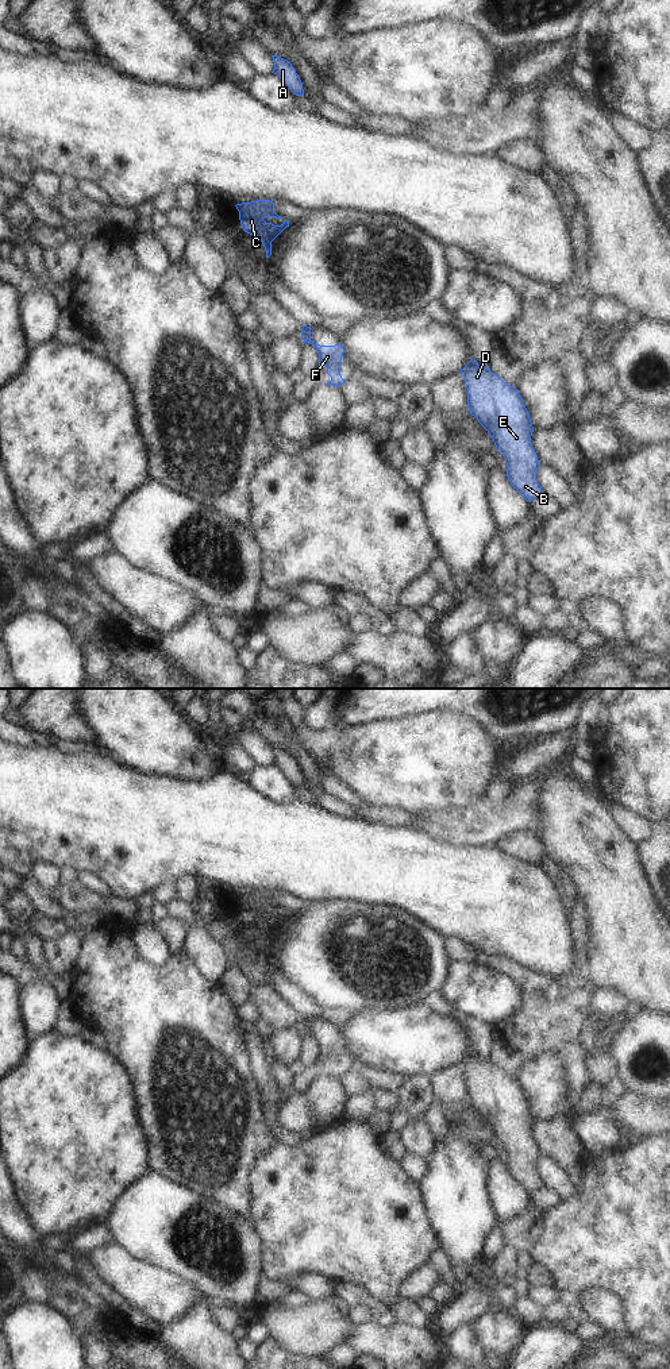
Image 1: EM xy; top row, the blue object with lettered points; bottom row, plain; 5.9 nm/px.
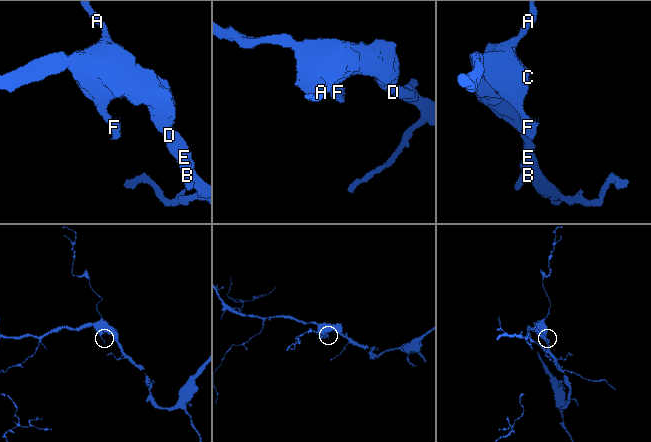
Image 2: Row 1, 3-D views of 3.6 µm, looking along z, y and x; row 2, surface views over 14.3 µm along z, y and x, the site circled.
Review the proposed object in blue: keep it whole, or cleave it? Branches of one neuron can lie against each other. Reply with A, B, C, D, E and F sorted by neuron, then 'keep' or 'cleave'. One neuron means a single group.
groups A B C D E / F; cleave

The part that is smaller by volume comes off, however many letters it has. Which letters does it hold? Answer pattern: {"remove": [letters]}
{"remove": ["F"]}

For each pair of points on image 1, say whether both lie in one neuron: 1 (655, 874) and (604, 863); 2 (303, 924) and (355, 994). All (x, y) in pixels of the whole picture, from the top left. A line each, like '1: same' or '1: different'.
1: different
2: same

